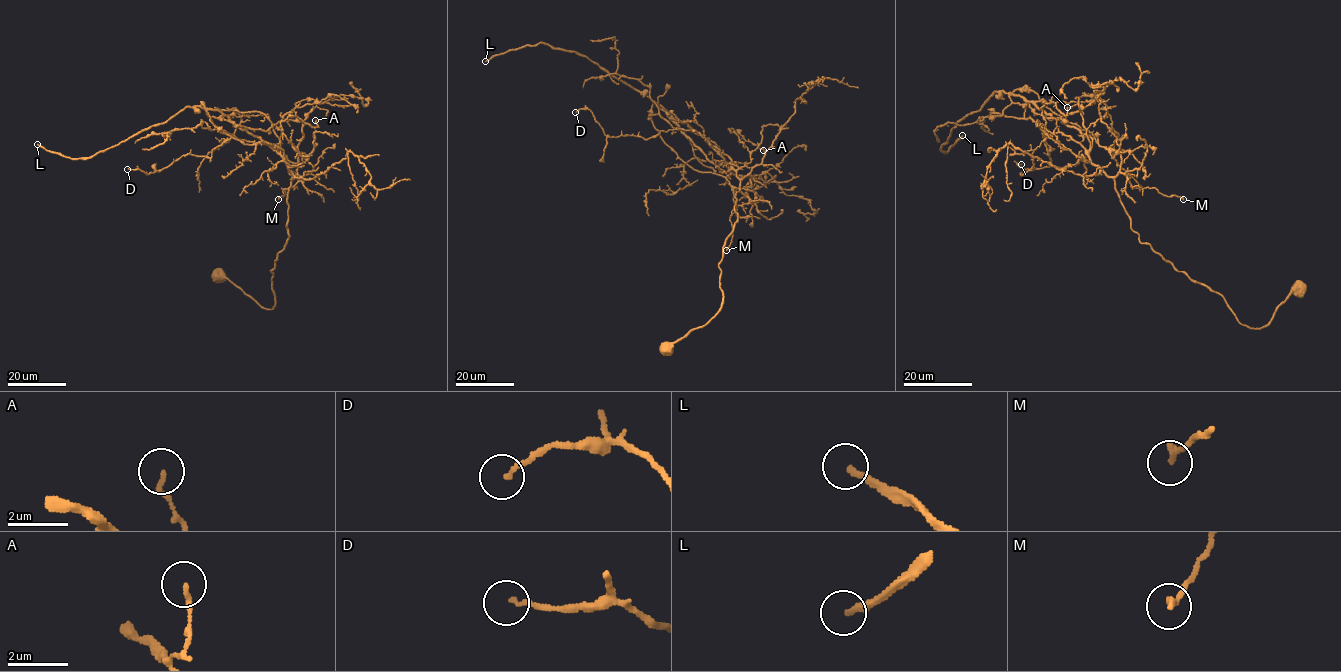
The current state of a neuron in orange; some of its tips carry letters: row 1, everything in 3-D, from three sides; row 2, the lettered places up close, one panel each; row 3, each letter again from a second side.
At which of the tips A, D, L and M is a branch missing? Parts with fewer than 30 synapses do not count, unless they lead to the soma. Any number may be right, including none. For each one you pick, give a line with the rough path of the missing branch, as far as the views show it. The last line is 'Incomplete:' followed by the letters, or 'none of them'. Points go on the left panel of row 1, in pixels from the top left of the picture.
Incomplete: L

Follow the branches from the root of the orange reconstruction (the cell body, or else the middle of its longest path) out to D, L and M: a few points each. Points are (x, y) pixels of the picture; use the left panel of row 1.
D: (218, 276), (275, 306), (270, 271), (289, 237), (283, 151), (230, 137), (210, 158), (127, 169)
L: (218, 276), (275, 306), (292, 173), (270, 145), (200, 107), (87, 159), (37, 144)
M: (218, 276), (261, 306), (273, 308), (270, 271), (289, 237), (287, 193), (299, 175), (278, 199)

